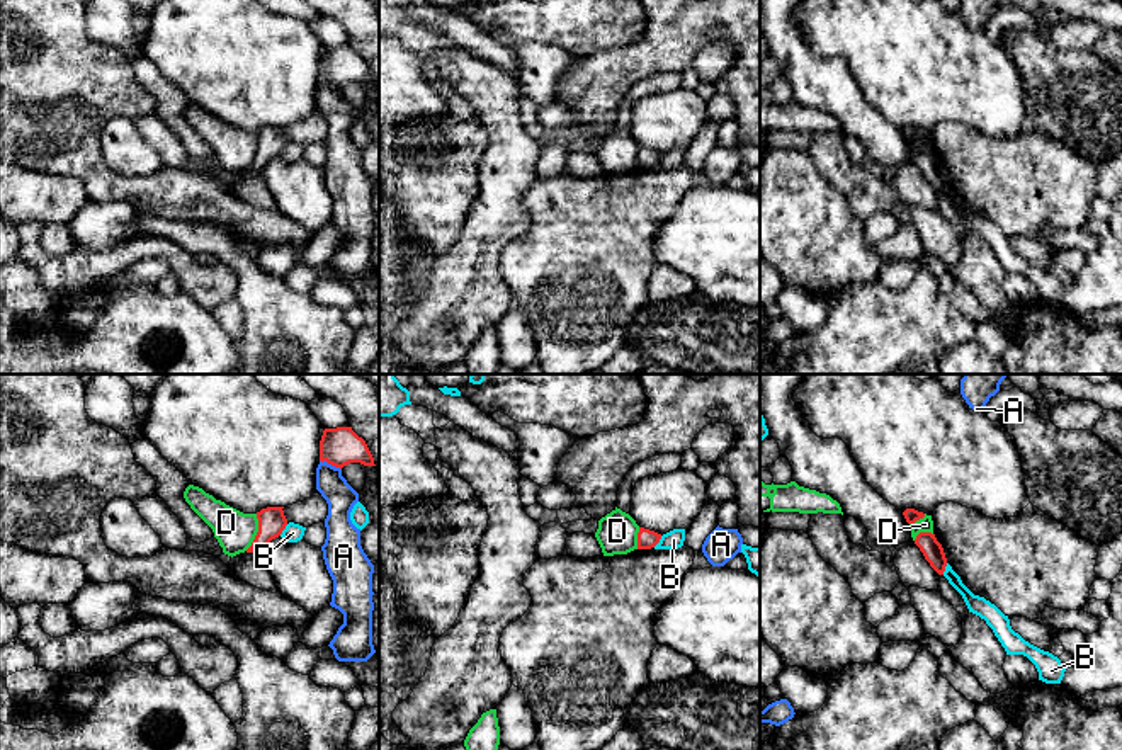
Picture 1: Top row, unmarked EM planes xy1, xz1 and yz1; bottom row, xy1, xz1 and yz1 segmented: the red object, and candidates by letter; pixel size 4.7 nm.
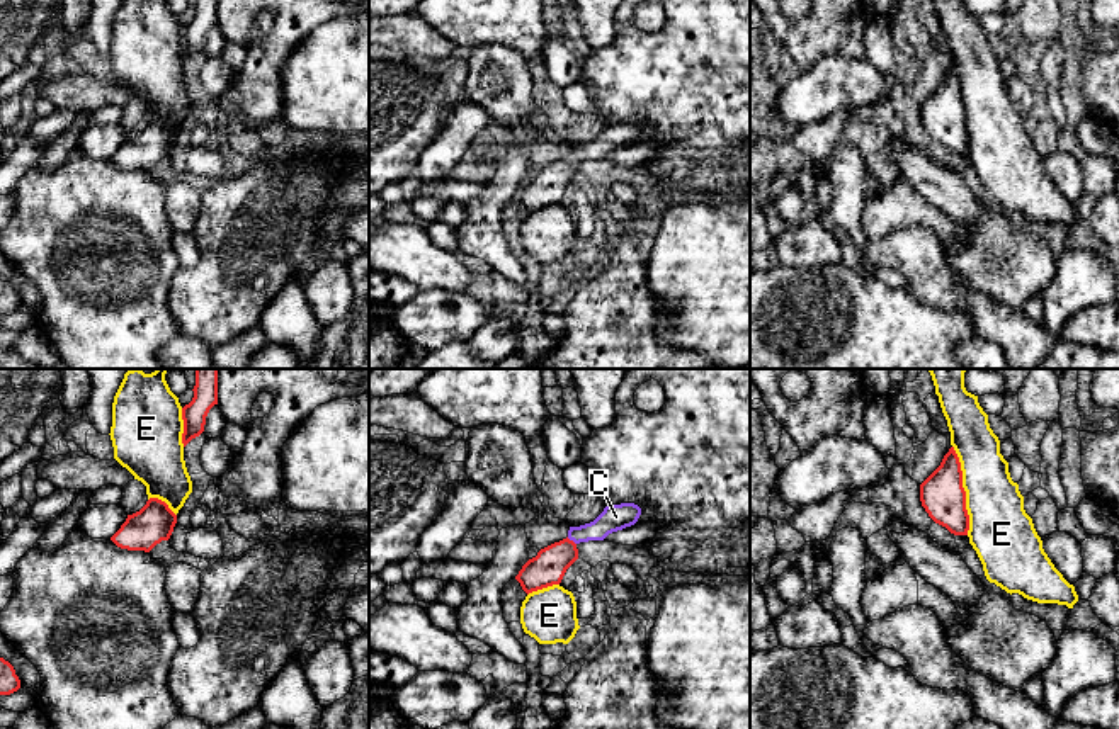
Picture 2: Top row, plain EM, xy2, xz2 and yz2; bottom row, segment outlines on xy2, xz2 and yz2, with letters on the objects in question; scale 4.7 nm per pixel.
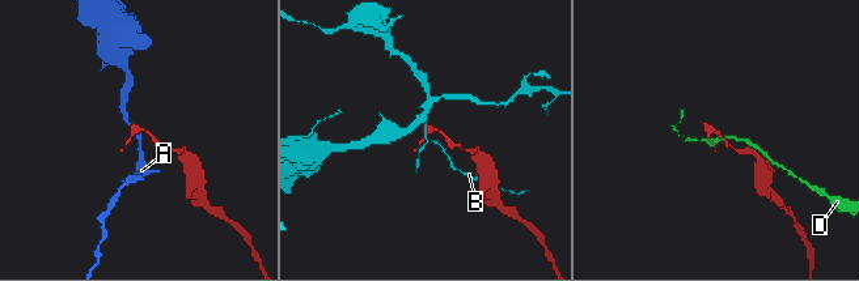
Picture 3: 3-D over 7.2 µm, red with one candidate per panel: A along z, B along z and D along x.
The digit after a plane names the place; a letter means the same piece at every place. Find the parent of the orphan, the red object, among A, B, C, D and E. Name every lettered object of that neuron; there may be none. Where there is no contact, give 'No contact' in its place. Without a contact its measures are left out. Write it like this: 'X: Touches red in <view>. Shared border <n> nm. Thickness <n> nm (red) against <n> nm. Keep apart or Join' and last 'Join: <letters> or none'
A: Touches red in xy1. Shared border 120 nm. Thickness 180 nm (red) against 140 nm. Keep apart
B: Touches red in xy1. Shared border 70 nm. Thickness 130 nm (red) against 90 nm. Keep apart
C: Touches red in xz2. Shared border 60 nm. Thickness 160 nm (red) against 120 nm. Join
D: Touches red in xy1. Shared border 190 nm. Thickness 130 nm (red) against 190 nm. Keep apart
E: Touches red in yz2. Shared border 440 nm. Thickness 200 nm (red) against 280 nm. Keep apart
Join: C

